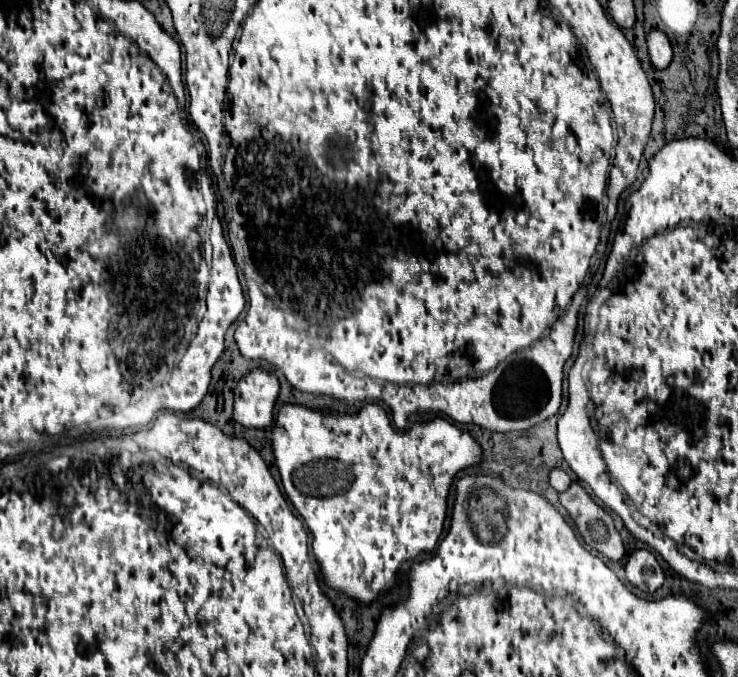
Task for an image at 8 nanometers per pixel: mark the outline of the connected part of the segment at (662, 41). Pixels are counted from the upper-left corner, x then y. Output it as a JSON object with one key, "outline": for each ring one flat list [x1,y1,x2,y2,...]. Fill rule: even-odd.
{"outline":[[651,31,647,35,647,49,649,49,649,59,655,69,665,69,671,63,671,45,667,41,667,35,659,31]]}

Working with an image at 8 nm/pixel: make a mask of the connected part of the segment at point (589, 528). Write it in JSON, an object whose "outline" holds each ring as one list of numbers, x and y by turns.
{"outline":[[573,483,565,493,561,493,559,501,575,523,577,533,591,549,599,551,611,561,619,561,623,557,625,549,611,515,601,509,579,483]]}

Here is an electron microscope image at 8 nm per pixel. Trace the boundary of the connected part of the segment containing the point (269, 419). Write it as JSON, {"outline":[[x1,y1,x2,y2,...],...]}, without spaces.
{"outline":[[253,369,235,387,233,419,243,427,263,429,273,423,273,407,279,395,279,381,273,373]]}

